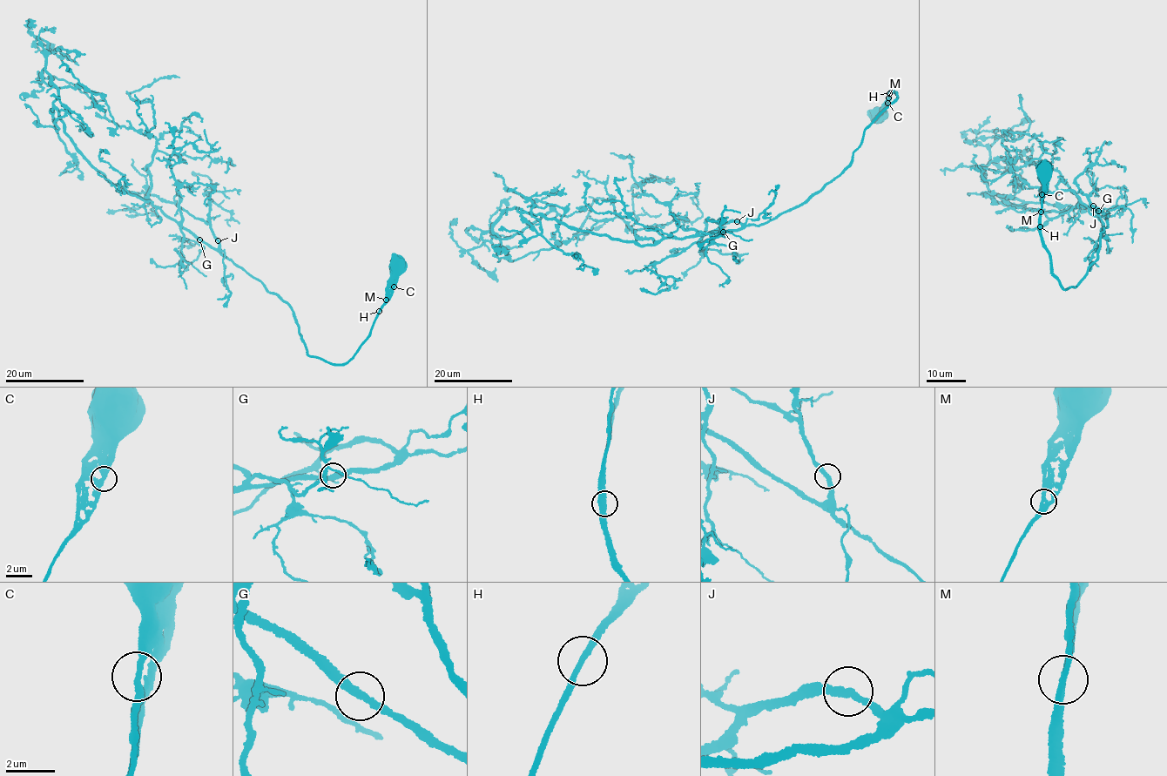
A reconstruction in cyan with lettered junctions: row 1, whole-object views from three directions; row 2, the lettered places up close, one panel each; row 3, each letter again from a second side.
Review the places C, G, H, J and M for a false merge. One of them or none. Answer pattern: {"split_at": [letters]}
{"split_at": []}

